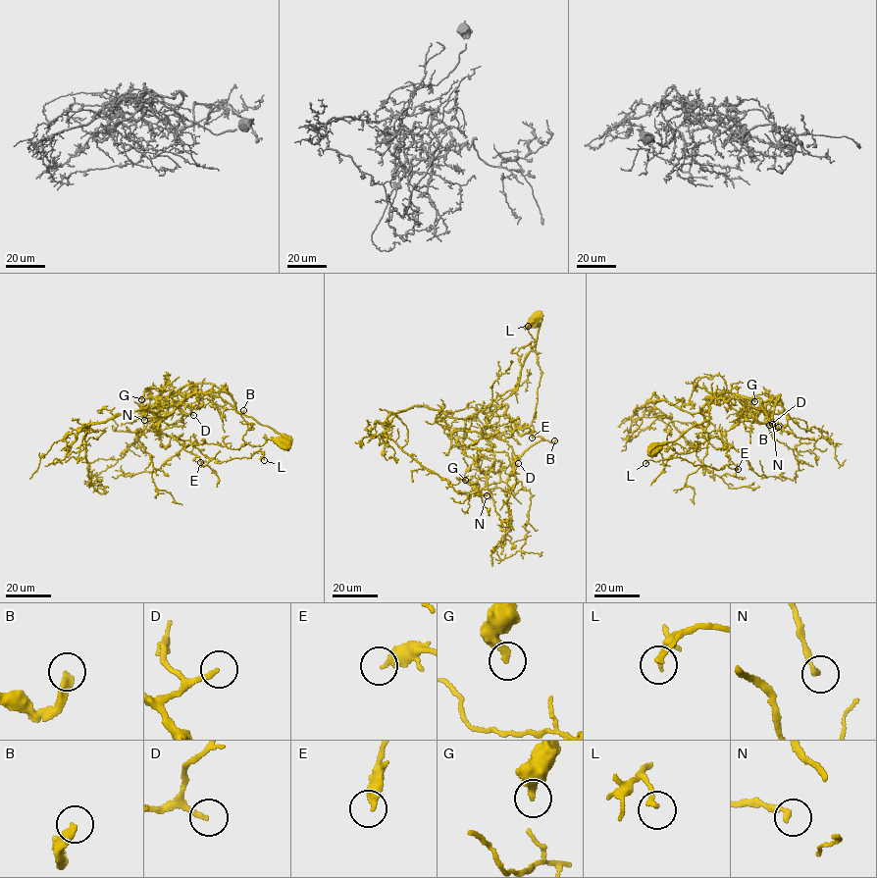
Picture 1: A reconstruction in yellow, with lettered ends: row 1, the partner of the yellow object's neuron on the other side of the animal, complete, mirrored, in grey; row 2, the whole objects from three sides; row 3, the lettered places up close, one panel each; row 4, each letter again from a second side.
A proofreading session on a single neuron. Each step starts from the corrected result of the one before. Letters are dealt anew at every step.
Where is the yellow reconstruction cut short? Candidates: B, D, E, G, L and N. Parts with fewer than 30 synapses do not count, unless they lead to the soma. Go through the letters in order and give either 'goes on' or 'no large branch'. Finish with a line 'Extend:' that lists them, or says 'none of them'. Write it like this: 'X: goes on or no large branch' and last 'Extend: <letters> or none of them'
B: goes on
D: goes on
E: no large branch
G: no large branch
L: no large branch
N: no large branch
Extend: B, D

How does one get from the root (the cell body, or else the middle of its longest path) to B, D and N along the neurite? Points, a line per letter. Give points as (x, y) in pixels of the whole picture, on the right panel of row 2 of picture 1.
B: (651, 448), (707, 421), (713, 397), (726, 401), (735, 395), (757, 397), (767, 421), (778, 427)
D: (651, 448), (676, 440), (694, 425), (707, 421), (715, 392), (737, 398), (759, 421), (769, 425)
N: (651, 448), (707, 421), (715, 392), (752, 410), (753, 422), (772, 401), (772, 424)

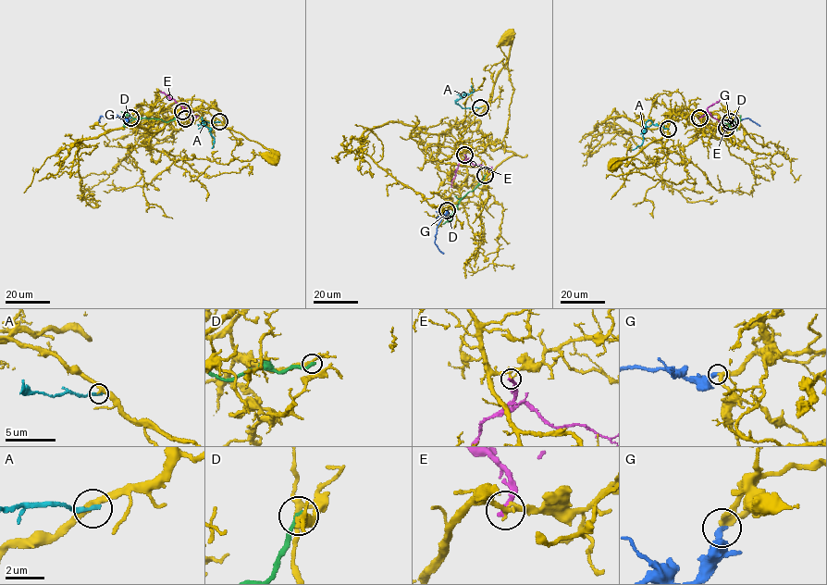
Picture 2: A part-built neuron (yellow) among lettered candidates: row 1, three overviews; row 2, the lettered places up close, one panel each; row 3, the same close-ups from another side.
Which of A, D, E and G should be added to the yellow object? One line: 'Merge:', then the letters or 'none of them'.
Merge: G

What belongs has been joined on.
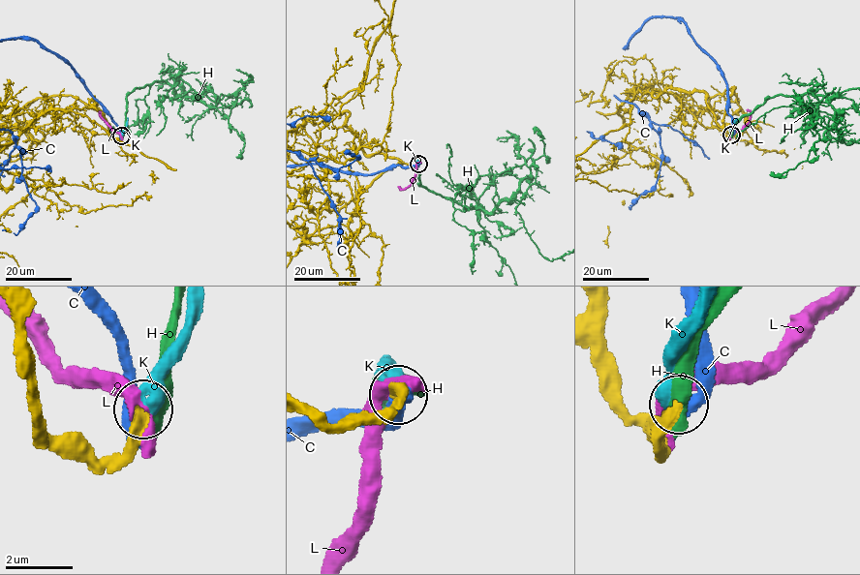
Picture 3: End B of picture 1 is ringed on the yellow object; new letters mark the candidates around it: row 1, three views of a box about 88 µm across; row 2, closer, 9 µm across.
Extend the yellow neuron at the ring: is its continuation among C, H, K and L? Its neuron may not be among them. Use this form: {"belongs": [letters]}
{"belongs": ["K"]}

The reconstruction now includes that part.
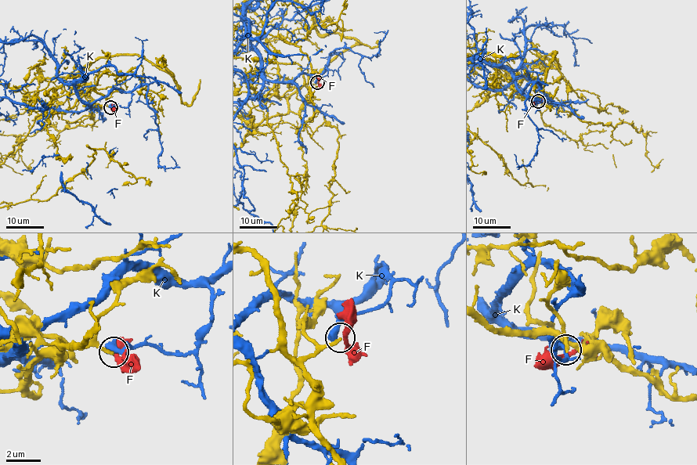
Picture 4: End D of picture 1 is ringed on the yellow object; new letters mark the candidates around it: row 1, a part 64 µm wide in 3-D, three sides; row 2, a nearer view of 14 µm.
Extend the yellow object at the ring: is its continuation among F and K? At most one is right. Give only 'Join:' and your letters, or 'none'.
Join: none

